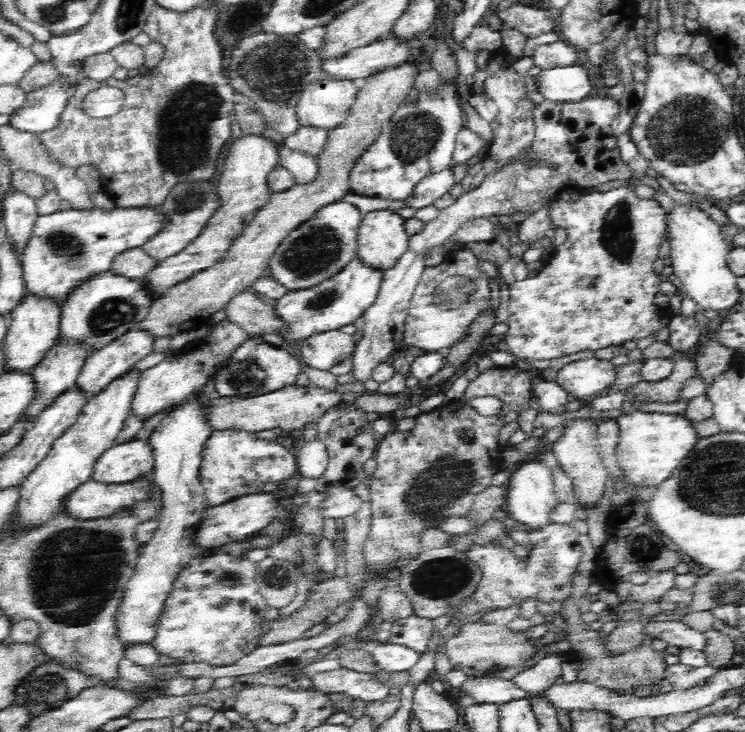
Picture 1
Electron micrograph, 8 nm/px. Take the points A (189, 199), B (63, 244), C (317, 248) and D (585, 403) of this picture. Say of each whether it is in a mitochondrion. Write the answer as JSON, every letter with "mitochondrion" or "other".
{"A":"mitochondrion","B":"mitochondrion","C":"mitochondrion","D":"other"}

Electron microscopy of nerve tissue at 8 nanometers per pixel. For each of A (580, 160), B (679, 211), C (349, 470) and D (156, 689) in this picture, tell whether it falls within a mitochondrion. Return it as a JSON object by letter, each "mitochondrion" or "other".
{"A":"other","B":"other","C":"other","D":"other"}

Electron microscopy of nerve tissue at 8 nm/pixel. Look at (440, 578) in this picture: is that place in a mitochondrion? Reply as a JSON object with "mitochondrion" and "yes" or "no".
{"mitochondrion":"yes"}

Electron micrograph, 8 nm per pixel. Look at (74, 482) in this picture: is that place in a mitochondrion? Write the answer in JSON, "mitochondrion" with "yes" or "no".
{"mitochondrion":"no"}

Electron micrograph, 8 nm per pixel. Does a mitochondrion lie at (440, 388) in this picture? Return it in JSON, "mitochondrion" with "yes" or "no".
{"mitochondrion":"no"}

